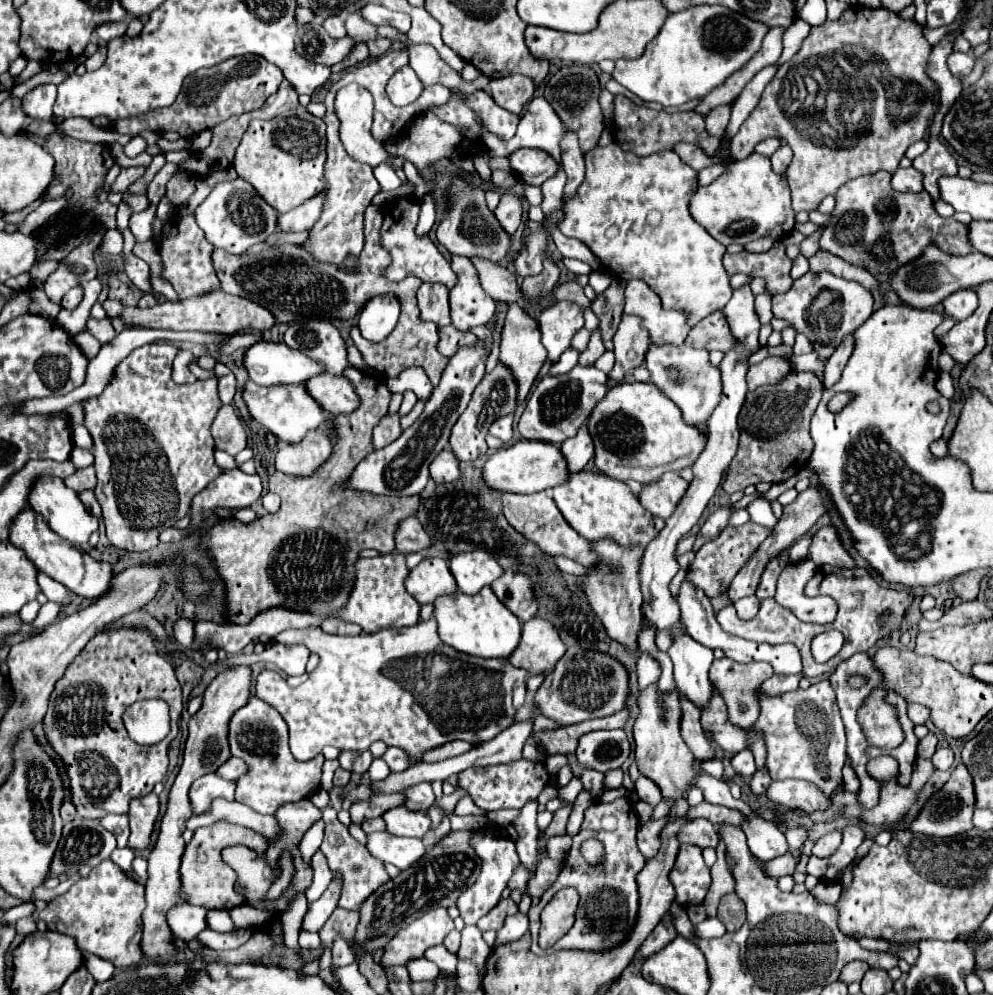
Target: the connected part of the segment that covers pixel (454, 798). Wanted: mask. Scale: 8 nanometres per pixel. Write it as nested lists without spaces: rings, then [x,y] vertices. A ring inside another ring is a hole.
[[[457,788],[456,791],[451,795],[443,795],[440,798],[436,798],[435,804],[441,807],[446,812],[453,813],[459,799],[467,795],[468,794],[466,790],[461,790],[461,788]]]

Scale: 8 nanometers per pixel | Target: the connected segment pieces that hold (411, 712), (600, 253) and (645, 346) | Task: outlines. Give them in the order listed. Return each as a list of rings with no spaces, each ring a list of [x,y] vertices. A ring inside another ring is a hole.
[[[429,618],[427,622],[417,622],[415,626],[409,626],[407,630],[381,630],[379,634],[359,634],[359,636],[337,636],[337,634],[325,634],[321,628],[299,628],[299,630],[283,630],[281,634],[277,634],[273,638],[279,644],[287,644],[287,646],[295,646],[295,644],[303,644],[307,646],[311,652],[319,654],[319,664],[317,668],[309,674],[309,680],[303,682],[297,688],[291,688],[283,676],[275,674],[275,672],[261,672],[257,676],[257,698],[265,700],[267,704],[271,704],[287,722],[289,726],[289,744],[291,744],[291,752],[297,760],[309,760],[317,754],[321,754],[323,746],[335,746],[339,750],[367,750],[373,742],[381,740],[387,746],[397,746],[403,748],[409,756],[415,756],[417,760],[421,760],[425,750],[431,750],[435,746],[441,746],[443,742],[451,742],[451,740],[467,740],[467,742],[487,742],[491,738],[495,738],[501,730],[505,730],[511,722],[513,722],[513,714],[519,706],[523,706],[525,702],[525,694],[527,694],[527,670],[523,668],[515,668],[511,666],[511,662],[507,658],[475,658],[475,656],[467,656],[467,654],[459,654],[457,650],[451,650],[451,646],[443,644],[437,636],[437,622],[435,618]],[[443,680],[461,680],[457,684],[465,684],[465,686],[455,686],[451,698],[447,698],[447,702],[443,700]],[[443,704],[451,714],[443,714]]]
[[[615,142],[595,148],[585,156],[585,180],[573,200],[565,204],[565,220],[559,230],[587,244],[601,260],[607,272],[623,280],[643,280],[661,298],[665,310],[687,310],[691,314],[689,326],[705,316],[721,310],[731,300],[729,274],[723,268],[725,248],[695,222],[687,210],[687,202],[697,190],[697,172],[679,160],[675,152],[659,152],[651,156],[635,156],[621,150]]]
[[[623,314],[619,330],[613,338],[615,344],[615,366],[609,372],[613,380],[623,380],[623,376],[645,362],[649,350],[649,334],[643,330],[643,322],[633,314]]]

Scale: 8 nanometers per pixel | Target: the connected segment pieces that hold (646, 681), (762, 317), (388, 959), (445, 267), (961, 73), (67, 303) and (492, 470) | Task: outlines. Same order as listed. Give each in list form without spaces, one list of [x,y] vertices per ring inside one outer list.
[[[641,654],[637,660],[637,678],[639,678],[639,688],[645,690],[649,684],[659,680],[659,662],[651,658],[651,654]]]
[[[767,292],[755,298],[755,312],[759,314],[759,322],[765,326],[769,324],[769,310],[771,310],[771,296]]]
[[[435,906],[429,908],[423,916],[411,922],[407,928],[399,930],[383,950],[381,966],[407,966],[409,960],[421,958],[429,946],[441,944],[443,938],[453,930],[453,922],[447,914],[447,908]]]
[[[415,196],[397,198],[383,206],[383,226],[381,226],[381,246],[391,254],[391,264],[385,270],[385,278],[389,280],[403,280],[407,276],[417,276],[423,282],[441,282],[447,288],[453,288],[457,284],[457,276],[451,270],[451,264],[443,258],[443,254],[437,250],[433,240],[429,236],[419,238],[415,234],[419,218],[419,202]]]
[[[953,52],[949,58],[947,58],[947,66],[951,70],[953,76],[957,78],[965,78],[967,74],[971,74],[973,66],[975,66],[975,56],[971,54],[961,54],[961,52]]]
[[[75,286],[75,288],[71,288],[71,290],[63,296],[61,308],[65,308],[65,310],[75,310],[75,308],[79,306],[81,298],[83,298],[83,290],[81,290],[79,286]]]
[[[517,442],[513,446],[501,448],[495,454],[489,456],[489,460],[483,466],[483,482],[499,492],[513,492],[513,494],[533,494],[547,488],[553,488],[561,484],[561,472],[563,480],[567,478],[567,462],[557,446],[551,446],[547,442]]]

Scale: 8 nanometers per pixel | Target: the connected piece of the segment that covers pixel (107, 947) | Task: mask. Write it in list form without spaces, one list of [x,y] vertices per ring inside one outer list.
[[[105,860],[95,866],[87,878],[75,882],[65,894],[53,898],[47,908],[39,912],[39,918],[47,922],[49,930],[57,930],[75,938],[81,950],[107,958],[117,968],[133,968],[145,956],[139,948],[143,910],[145,888],[123,874],[111,860]]]

